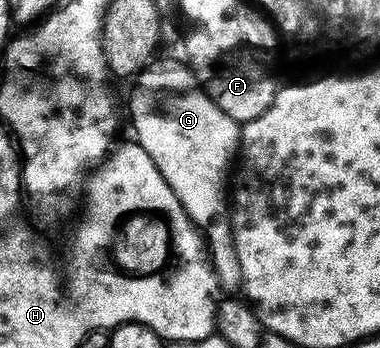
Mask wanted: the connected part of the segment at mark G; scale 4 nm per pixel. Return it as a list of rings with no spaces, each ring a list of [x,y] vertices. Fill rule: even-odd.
[[[186,65],[183,66],[163,66],[160,70],[156,68],[148,68],[138,75],[137,83],[139,87],[131,94],[131,122],[135,125],[134,137],[137,139],[140,146],[145,148],[145,152],[149,152],[149,156],[153,160],[153,164],[157,164],[157,172],[161,172],[161,176],[165,176],[165,184],[169,184],[169,188],[173,188],[173,192],[177,196],[177,200],[183,206],[183,211],[191,217],[192,222],[205,235],[206,249],[209,251],[210,261],[213,263],[213,269],[216,278],[219,279],[222,289],[227,292],[235,292],[240,289],[241,279],[239,277],[239,261],[235,252],[235,245],[232,242],[231,223],[229,221],[229,174],[227,178],[227,169],[232,169],[233,163],[237,158],[237,151],[241,146],[241,126],[232,120],[225,112],[221,112],[221,108],[217,108],[217,104],[203,89],[198,78]]]

